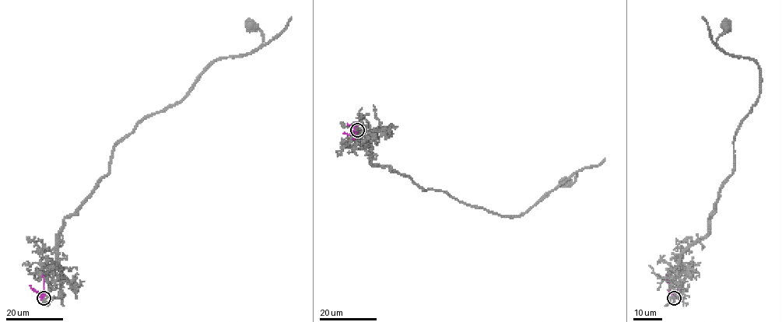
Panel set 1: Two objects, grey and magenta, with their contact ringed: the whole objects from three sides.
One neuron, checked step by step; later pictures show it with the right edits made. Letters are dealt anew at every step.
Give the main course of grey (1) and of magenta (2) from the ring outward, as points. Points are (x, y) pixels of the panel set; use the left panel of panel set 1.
1: (44, 298), (59, 295), (63, 220), (107, 173), (112, 148), (218, 59), (260, 46), (250, 27)
2: (44, 298), (43, 275)

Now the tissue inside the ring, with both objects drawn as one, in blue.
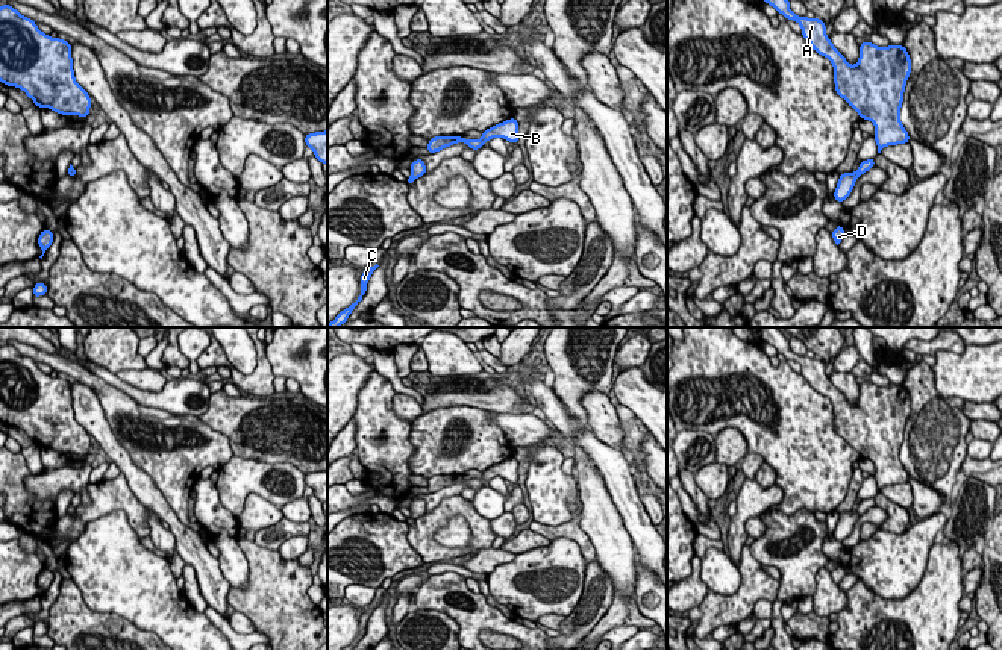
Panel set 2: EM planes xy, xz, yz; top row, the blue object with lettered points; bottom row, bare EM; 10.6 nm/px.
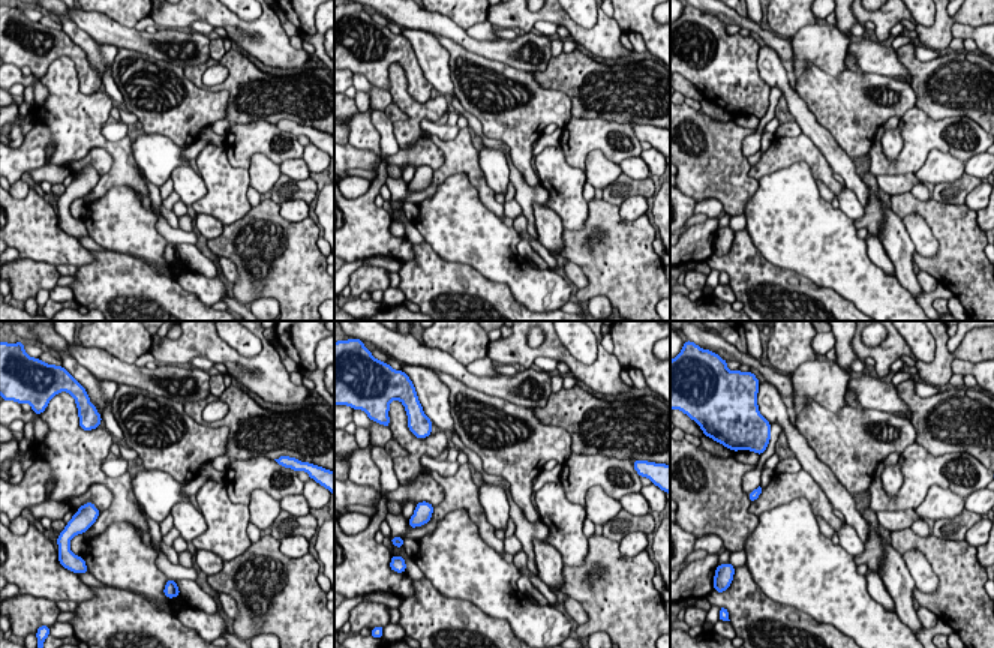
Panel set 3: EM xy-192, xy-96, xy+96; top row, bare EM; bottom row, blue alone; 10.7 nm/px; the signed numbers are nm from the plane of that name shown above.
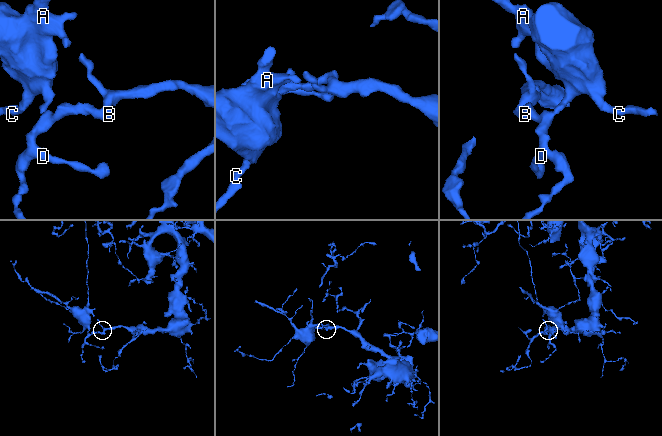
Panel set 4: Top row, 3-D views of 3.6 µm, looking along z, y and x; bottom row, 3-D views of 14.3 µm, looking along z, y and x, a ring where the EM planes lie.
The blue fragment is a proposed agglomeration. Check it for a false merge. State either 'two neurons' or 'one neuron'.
two neurons

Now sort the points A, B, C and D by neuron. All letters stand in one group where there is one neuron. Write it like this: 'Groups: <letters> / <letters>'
Groups: A C / B D

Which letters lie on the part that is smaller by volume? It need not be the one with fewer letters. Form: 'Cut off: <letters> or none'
Cut off: A, C

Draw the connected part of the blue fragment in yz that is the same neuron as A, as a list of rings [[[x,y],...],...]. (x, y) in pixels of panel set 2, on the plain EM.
[[[761,327],[761,335],[778,353],[799,362],[811,388],[831,400],[835,432],[860,458],[873,462],[878,492],[911,479],[900,462],[903,432],[911,414],[910,392],[903,385],[878,386],[864,380],[860,383],[858,402],[850,405],[826,376],[826,364],[820,358],[796,355],[790,348],[790,339],[778,327]]]

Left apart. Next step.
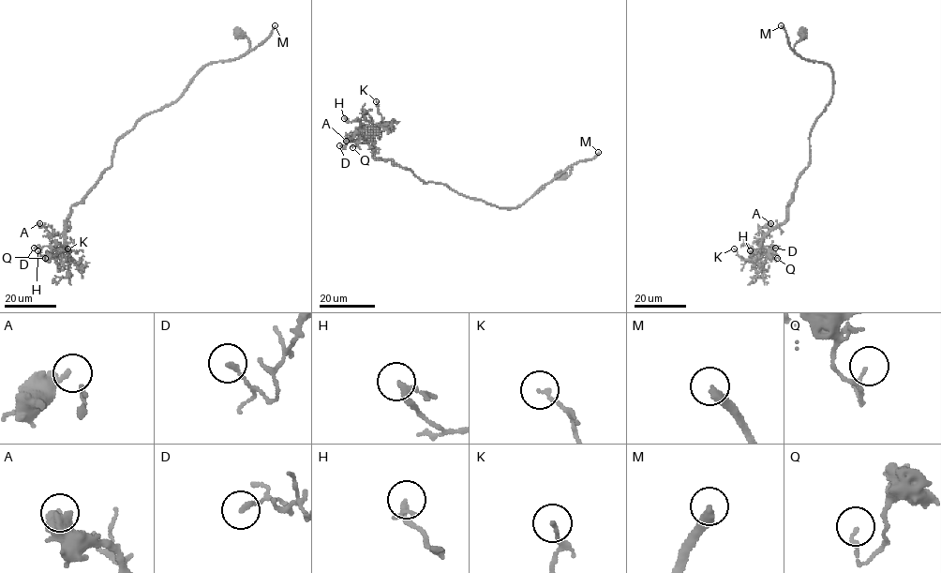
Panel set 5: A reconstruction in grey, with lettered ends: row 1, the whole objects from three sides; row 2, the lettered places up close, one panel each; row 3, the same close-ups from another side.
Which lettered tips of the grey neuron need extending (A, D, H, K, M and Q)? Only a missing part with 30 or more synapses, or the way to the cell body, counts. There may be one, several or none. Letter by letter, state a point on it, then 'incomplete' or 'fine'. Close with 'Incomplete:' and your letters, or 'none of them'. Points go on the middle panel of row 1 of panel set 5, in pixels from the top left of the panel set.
A: (346, 141) | fine
D: (339, 145) | fine
H: (344, 118) | fine
K: (376, 101) | fine
M: (598, 152) | incomplete
Q: (352, 147) | fine
Incomplete: M

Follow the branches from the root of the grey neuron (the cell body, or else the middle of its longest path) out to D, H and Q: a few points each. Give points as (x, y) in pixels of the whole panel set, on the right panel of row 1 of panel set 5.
D: (803, 35), (794, 50), (830, 68), (832, 97), (811, 129), (810, 165), (788, 218), (760, 248), (775, 248)
H: (803, 35), (794, 50), (830, 68), (832, 97), (811, 129), (810, 165), (788, 218), (758, 253), (750, 250)
Q: (803, 35), (794, 50), (830, 68), (832, 97), (811, 129), (810, 165), (788, 218), (762, 239), (777, 258)

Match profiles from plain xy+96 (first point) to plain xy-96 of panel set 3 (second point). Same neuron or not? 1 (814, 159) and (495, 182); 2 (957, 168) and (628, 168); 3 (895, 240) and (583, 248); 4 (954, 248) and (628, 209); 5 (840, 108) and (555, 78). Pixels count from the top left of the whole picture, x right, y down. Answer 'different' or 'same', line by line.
1: different
2: different
3: different
4: different
5: different

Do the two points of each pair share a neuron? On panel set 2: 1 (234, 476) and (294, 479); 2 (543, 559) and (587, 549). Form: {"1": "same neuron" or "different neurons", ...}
{"1": "same neuron", "2": "different neurons"}

